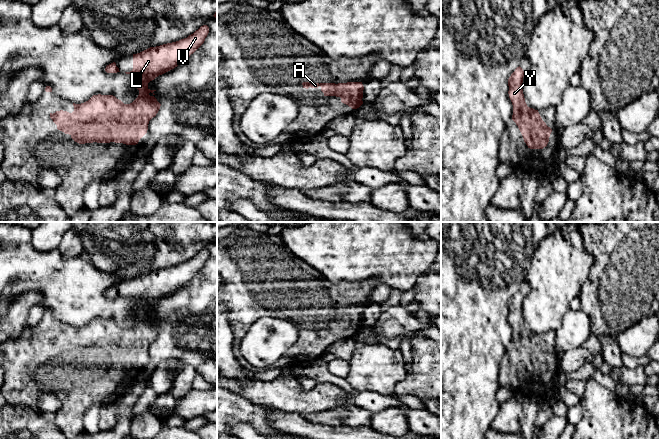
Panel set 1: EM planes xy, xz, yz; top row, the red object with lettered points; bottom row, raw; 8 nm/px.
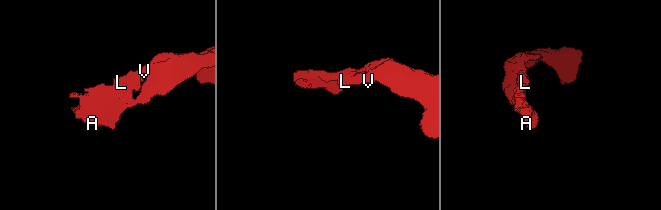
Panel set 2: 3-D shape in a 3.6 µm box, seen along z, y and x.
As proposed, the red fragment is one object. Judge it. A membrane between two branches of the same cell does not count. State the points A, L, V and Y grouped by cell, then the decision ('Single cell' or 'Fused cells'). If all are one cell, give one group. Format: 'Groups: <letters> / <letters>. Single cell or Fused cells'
Groups: A L V Y. Single cell

